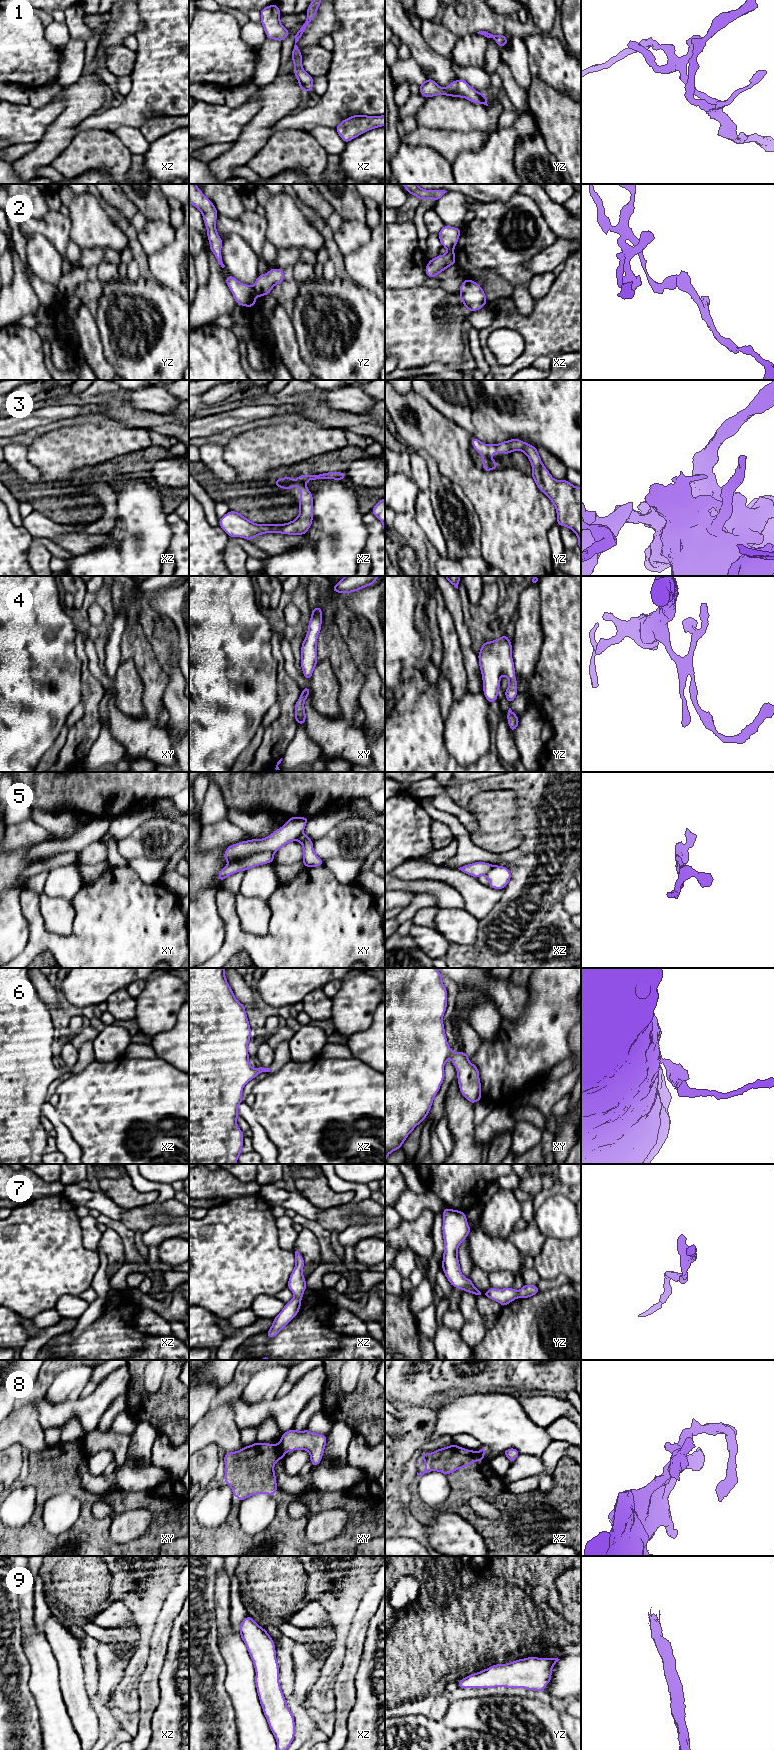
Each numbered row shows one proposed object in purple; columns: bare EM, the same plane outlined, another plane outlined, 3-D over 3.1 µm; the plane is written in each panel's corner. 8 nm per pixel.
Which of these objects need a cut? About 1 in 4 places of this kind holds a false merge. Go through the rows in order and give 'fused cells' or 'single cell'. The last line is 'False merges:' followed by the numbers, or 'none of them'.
1: single cell
2: fused cells
3: fused cells
4: single cell
5: single cell
6: single cell
7: single cell
8: fused cells
9: single cell
False merges: 2, 3, 8

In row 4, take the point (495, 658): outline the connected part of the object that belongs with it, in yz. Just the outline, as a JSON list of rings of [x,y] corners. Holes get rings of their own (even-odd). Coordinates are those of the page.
[[[506,634],[491,642],[485,642],[478,654],[482,673],[483,692],[489,704],[498,700],[500,679],[504,675],[509,680],[505,696],[509,704],[518,694],[515,677],[514,661],[512,659],[512,643]]]

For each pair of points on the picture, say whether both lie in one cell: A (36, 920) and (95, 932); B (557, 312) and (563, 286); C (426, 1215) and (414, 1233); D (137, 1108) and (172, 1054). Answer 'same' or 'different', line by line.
A: same
B: same
C: same
D: different

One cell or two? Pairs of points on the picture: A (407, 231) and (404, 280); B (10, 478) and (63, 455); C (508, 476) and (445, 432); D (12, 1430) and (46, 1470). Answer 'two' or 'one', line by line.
A: one
B: two
C: one
D: two

